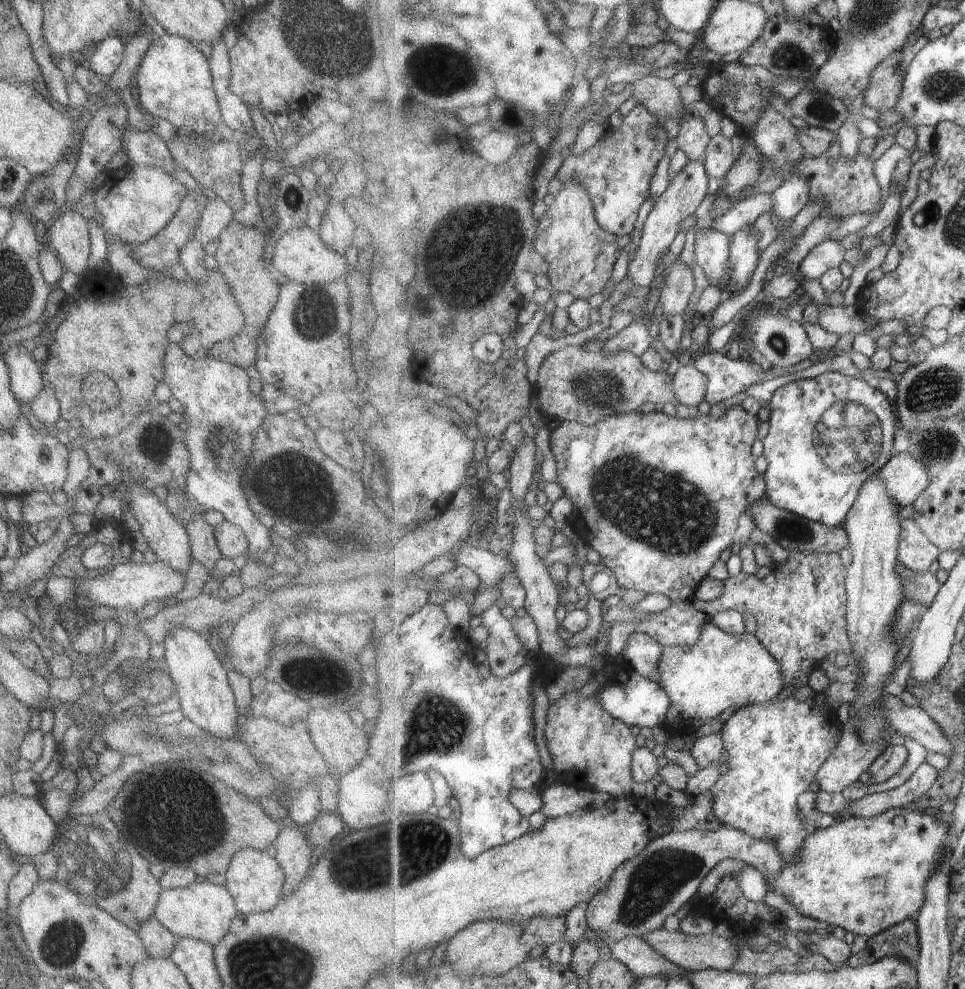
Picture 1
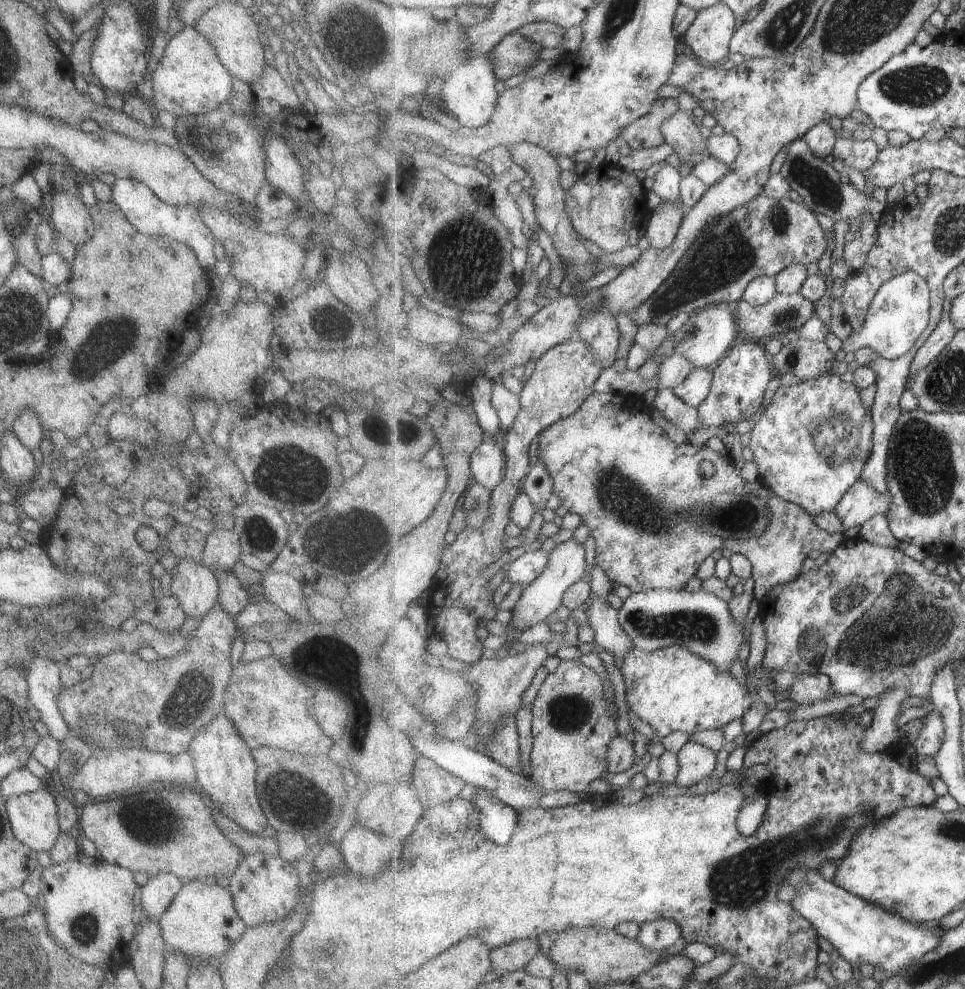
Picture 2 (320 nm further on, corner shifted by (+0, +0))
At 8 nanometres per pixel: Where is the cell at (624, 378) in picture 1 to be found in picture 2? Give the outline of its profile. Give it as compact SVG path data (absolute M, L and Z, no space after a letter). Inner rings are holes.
M657 389L654 406L661 411L667 421L685 434L701 428L699 409L679 398L674 389Z

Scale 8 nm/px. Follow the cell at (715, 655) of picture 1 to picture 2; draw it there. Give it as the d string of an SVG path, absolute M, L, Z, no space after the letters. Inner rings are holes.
M674 646L655 652L633 649L623 659L621 674L626 686L627 706L641 721L653 728L653 739L656 740L679 730L689 735L701 730L719 730L736 718L743 718L755 702L756 696L751 685L738 681L730 672L722 673L713 663L683 647Z

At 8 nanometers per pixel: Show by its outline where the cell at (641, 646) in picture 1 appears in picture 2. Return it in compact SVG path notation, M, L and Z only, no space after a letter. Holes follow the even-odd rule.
M593 594L587 617L589 625L595 632L598 650L604 649L625 657L633 649L637 649L621 626L619 610L615 610L606 598Z

